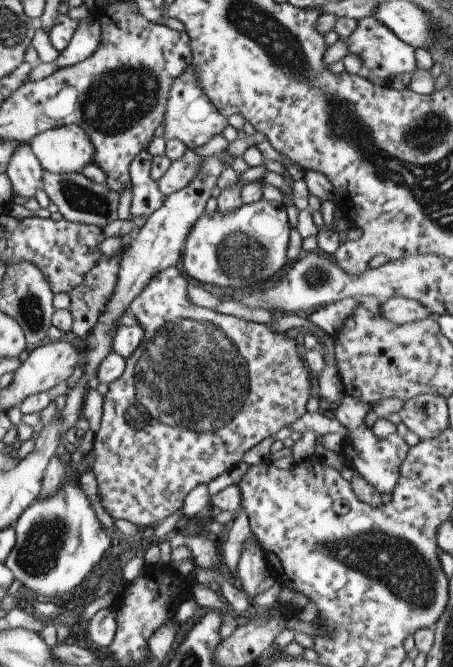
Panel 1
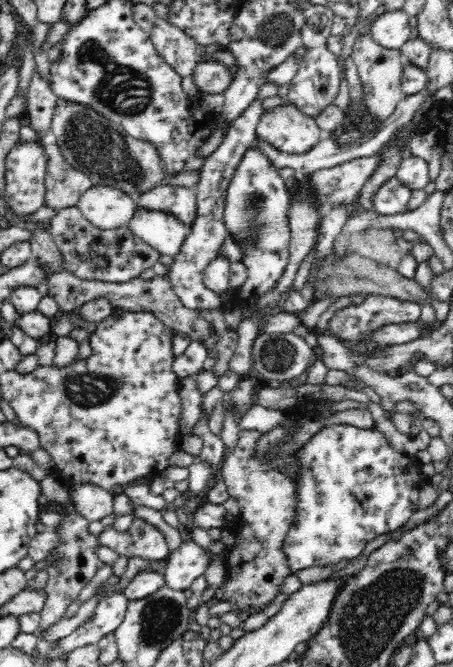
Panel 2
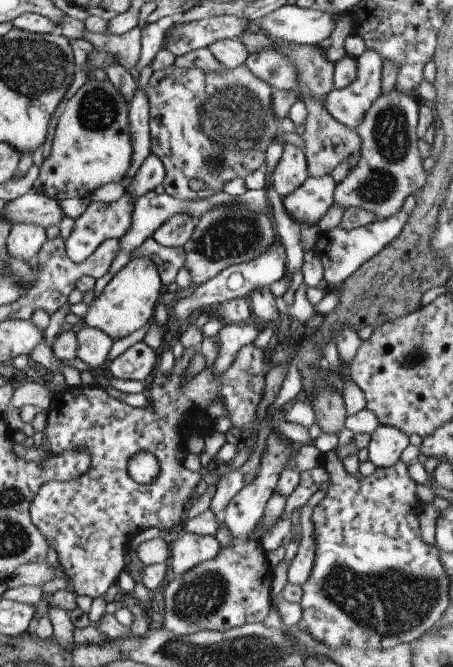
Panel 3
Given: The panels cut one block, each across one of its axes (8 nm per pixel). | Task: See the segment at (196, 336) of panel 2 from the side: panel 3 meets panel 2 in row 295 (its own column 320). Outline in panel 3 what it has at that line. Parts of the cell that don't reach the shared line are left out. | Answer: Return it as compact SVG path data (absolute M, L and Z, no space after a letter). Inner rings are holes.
M250 30L242 32L237 39L246 46L248 54L256 54L256 52L262 52L266 48L272 48L272 50L282 52L284 56L288 56L294 62L296 78L298 78L296 82L300 88L299 98L302 98L301 102L306 104L306 110L308 110L308 118L304 124L305 130L301 137L304 140L304 152L310 177L330 176L340 162L358 154L361 150L361 136L358 136L355 130L350 130L347 126L340 124L324 108L324 98L333 89L333 72L335 69L334 63L328 60L325 50L316 48L314 45L280 46L264 34L253 33Z

